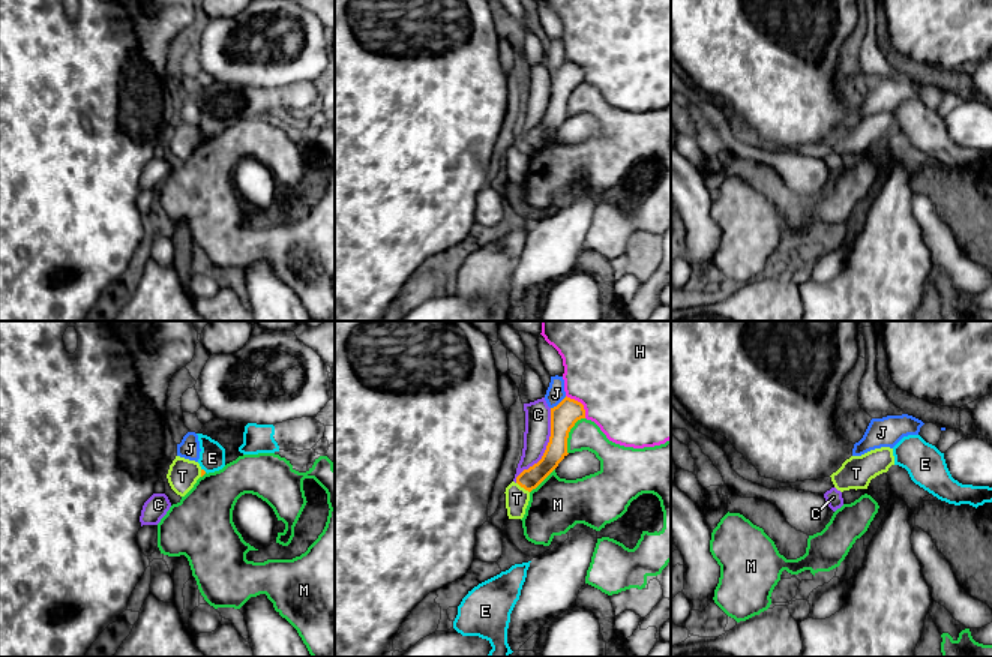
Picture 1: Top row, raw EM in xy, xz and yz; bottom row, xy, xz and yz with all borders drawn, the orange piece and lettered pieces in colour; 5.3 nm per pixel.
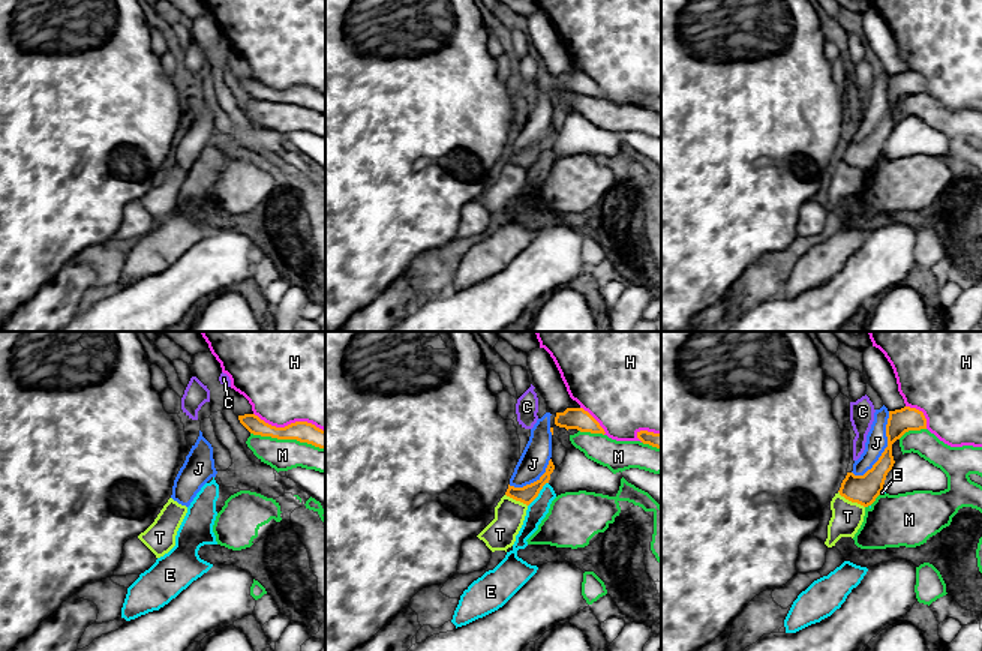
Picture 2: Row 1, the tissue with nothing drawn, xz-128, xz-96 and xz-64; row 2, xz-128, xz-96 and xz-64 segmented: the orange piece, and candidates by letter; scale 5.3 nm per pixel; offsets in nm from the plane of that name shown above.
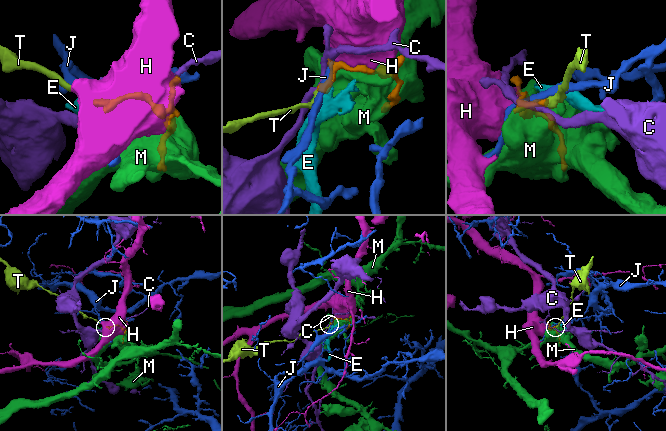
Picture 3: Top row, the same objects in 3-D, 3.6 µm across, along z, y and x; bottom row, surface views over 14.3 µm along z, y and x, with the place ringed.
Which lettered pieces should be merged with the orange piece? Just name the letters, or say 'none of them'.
T

